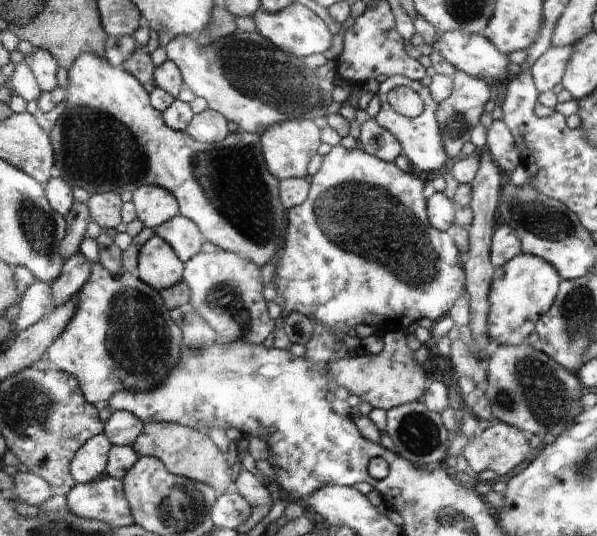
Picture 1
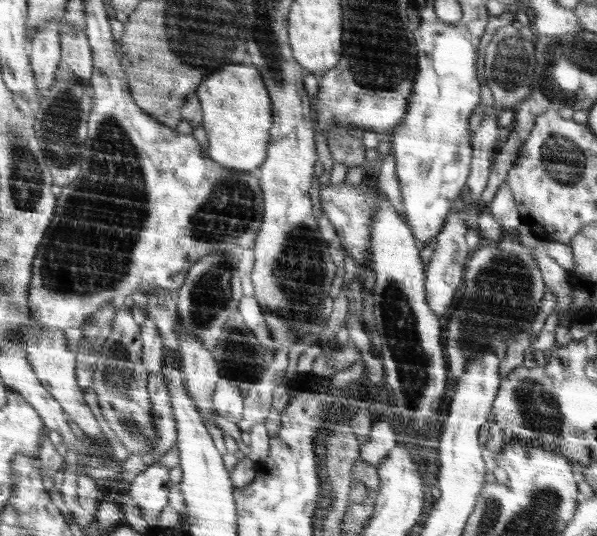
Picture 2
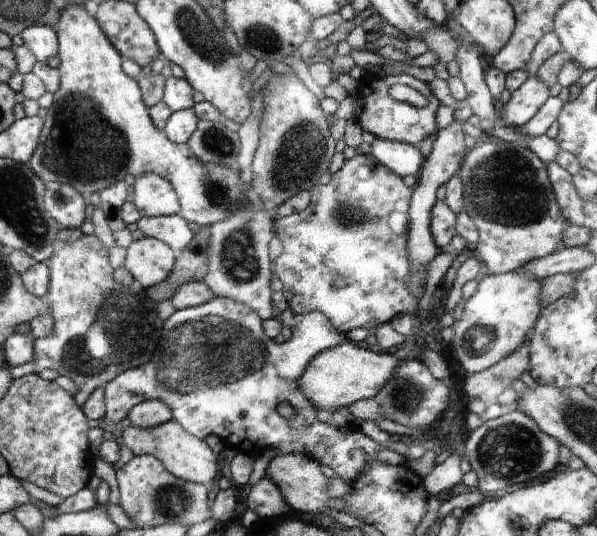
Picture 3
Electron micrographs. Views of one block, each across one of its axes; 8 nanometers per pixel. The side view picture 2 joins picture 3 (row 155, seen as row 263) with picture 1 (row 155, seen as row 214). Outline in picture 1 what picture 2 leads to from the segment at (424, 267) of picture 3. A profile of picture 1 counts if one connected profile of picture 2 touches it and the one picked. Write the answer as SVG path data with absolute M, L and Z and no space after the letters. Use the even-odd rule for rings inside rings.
M457 71L453 77L452 92L438 104L439 126L442 128L443 145L447 147L447 153L453 161L460 156L462 146L470 140L470 130L474 124L478 124L478 118L483 116L484 104L490 100L490 88L486 86L486 80L473 77Z

